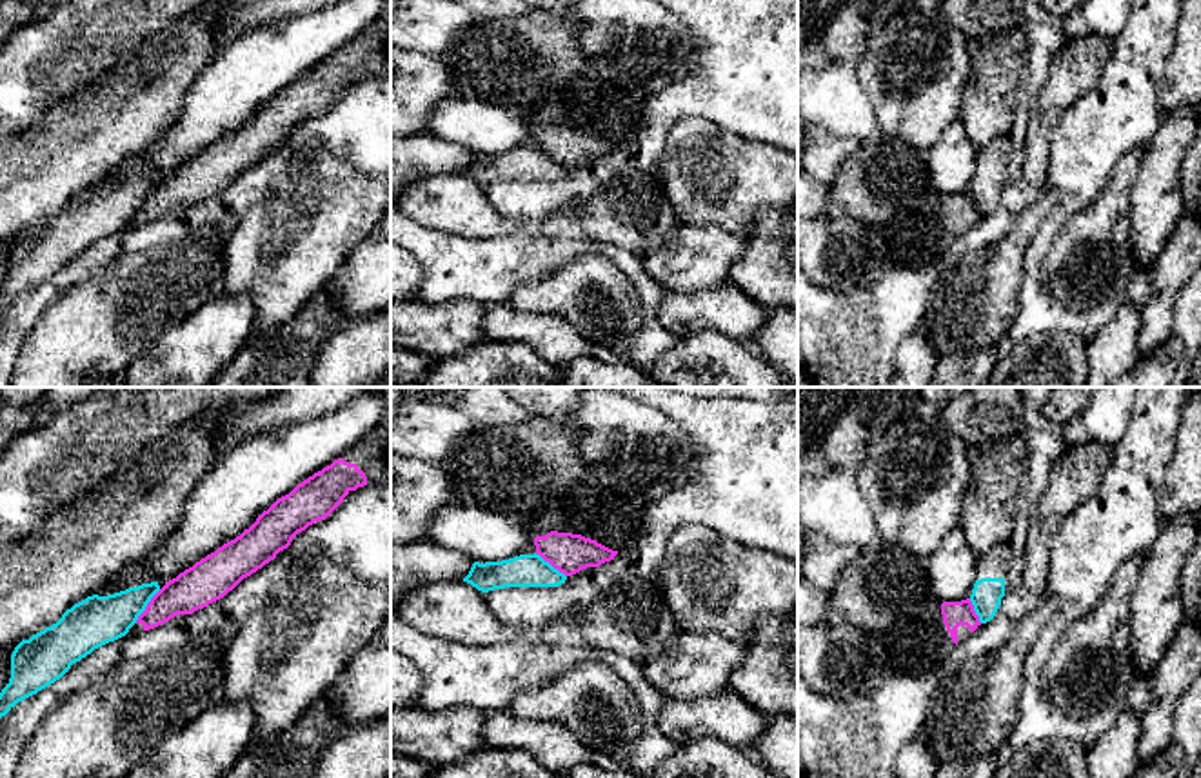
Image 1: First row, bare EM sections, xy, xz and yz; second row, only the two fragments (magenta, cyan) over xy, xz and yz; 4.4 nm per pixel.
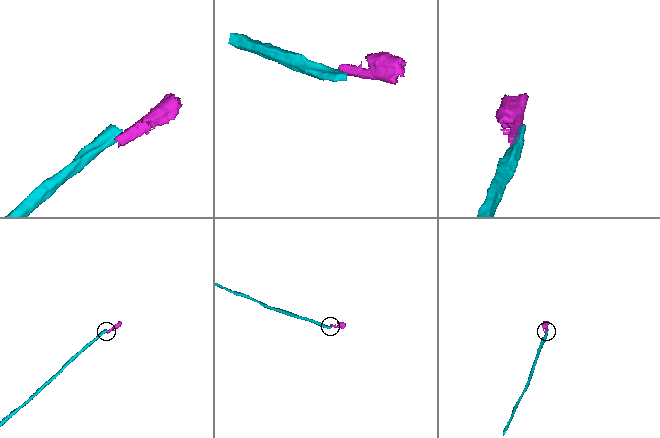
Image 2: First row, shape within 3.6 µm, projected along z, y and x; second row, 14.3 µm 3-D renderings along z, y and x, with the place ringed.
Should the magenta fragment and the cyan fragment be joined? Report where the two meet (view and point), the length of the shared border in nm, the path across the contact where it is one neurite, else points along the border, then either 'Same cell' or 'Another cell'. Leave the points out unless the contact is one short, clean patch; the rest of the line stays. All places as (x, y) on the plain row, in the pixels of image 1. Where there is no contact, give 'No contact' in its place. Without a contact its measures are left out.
Touches magenta at xy (148, 199). Shared border 190 nm. Boundary: xy (160, 182), (135, 215). Another cell

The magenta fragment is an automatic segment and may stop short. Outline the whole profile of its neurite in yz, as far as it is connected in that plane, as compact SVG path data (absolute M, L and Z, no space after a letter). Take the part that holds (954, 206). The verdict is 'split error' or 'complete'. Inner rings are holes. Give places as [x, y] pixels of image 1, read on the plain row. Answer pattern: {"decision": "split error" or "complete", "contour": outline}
{"decision": "complete", "contour": "M970 191L961 194L943 194L941 196L943 216L950 225L952 234L958 238L958 220L967 218L974 225L981 214L974 204Z"}

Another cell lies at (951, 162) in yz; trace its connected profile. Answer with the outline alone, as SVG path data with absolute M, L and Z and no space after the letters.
M961 118L954 120L927 151L928 175L934 189L943 194L970 191L976 176L976 155Z

